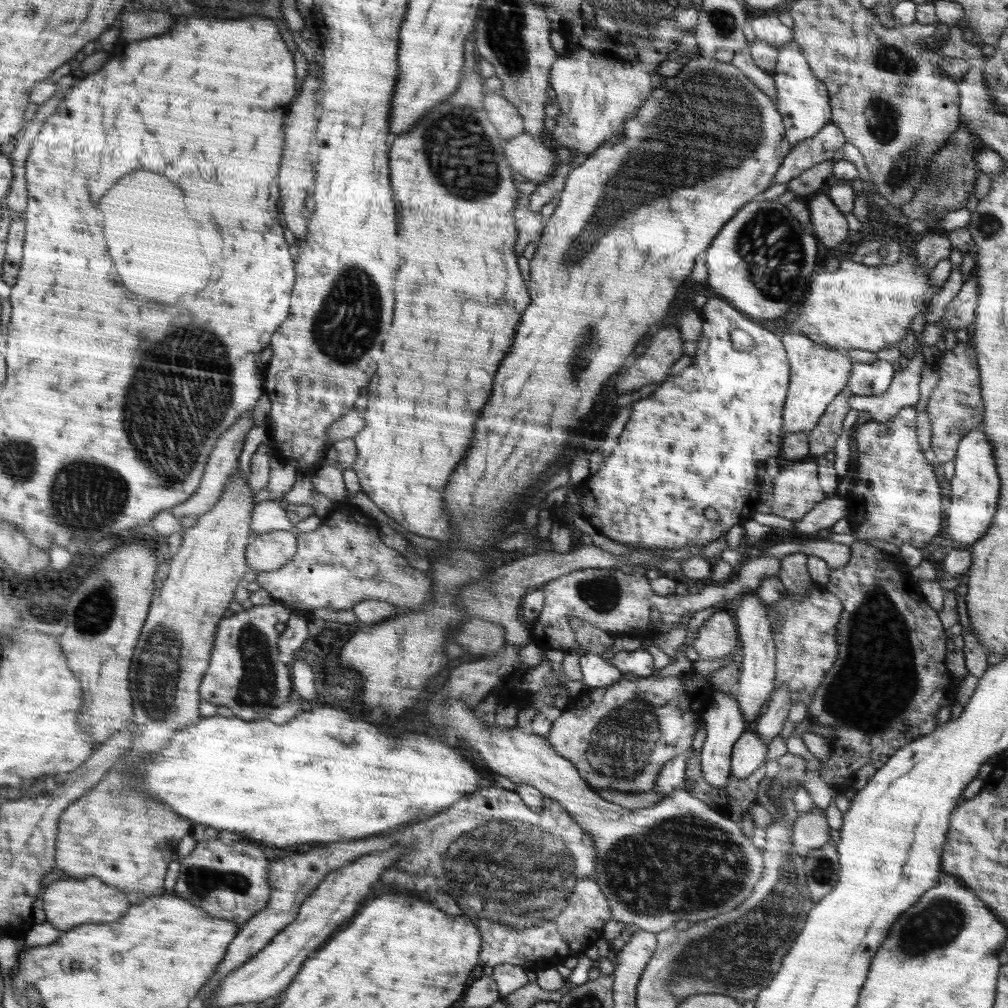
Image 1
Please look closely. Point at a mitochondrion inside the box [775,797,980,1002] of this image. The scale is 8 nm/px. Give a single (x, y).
(944, 918)

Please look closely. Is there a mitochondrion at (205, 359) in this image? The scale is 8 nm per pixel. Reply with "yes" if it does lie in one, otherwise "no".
yes

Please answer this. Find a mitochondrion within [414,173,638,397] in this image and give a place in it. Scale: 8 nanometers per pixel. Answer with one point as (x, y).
(579, 359)

